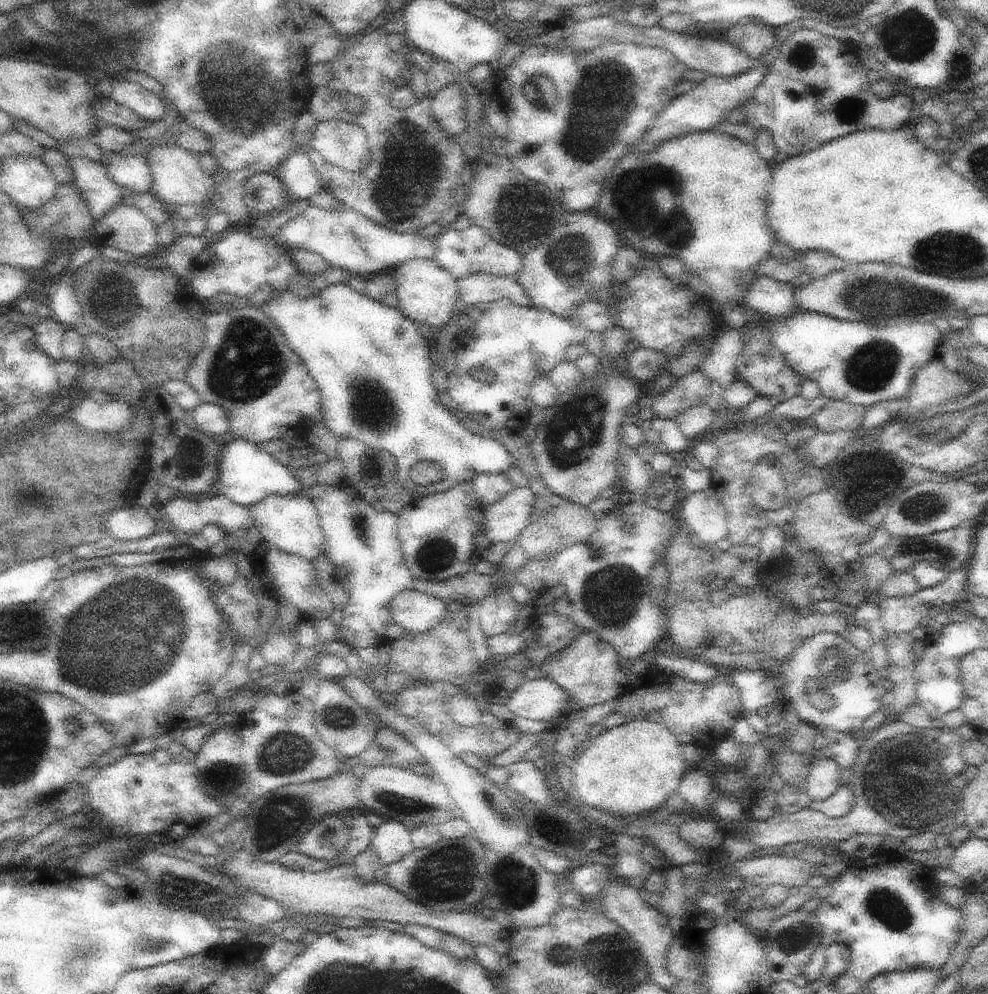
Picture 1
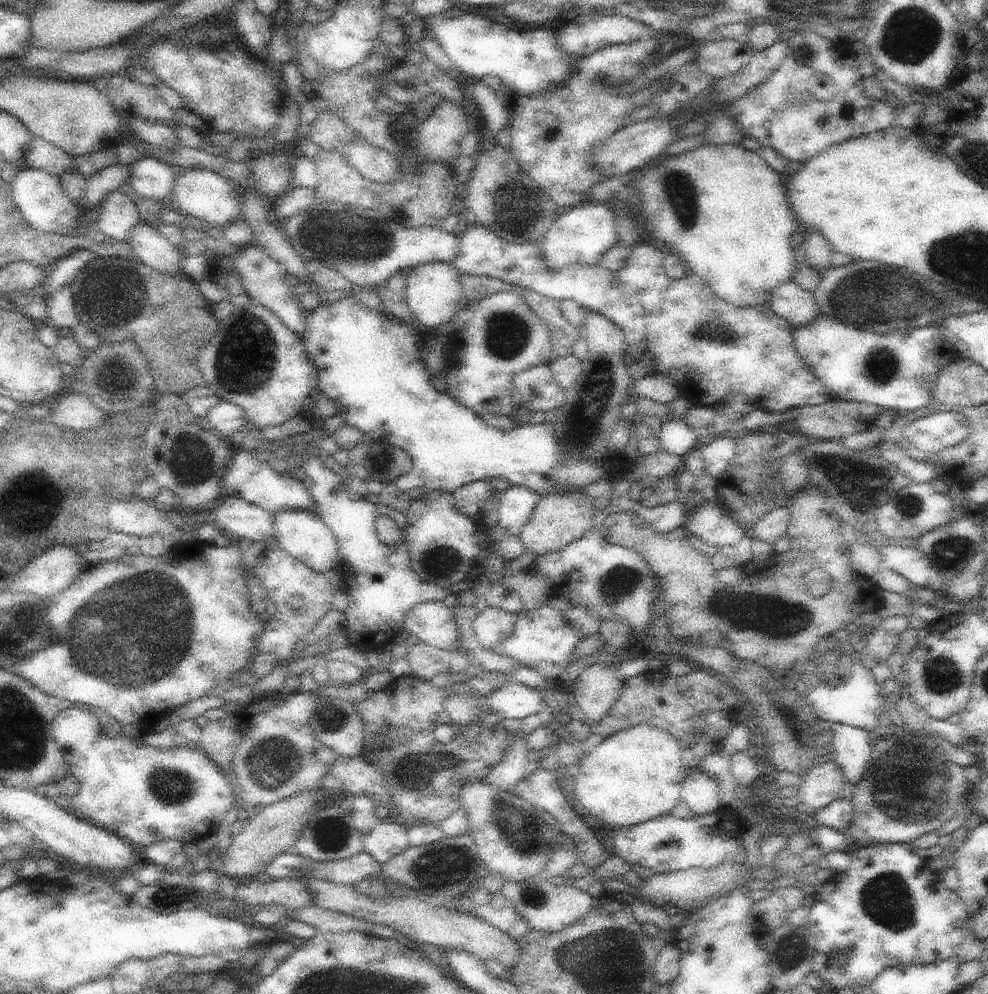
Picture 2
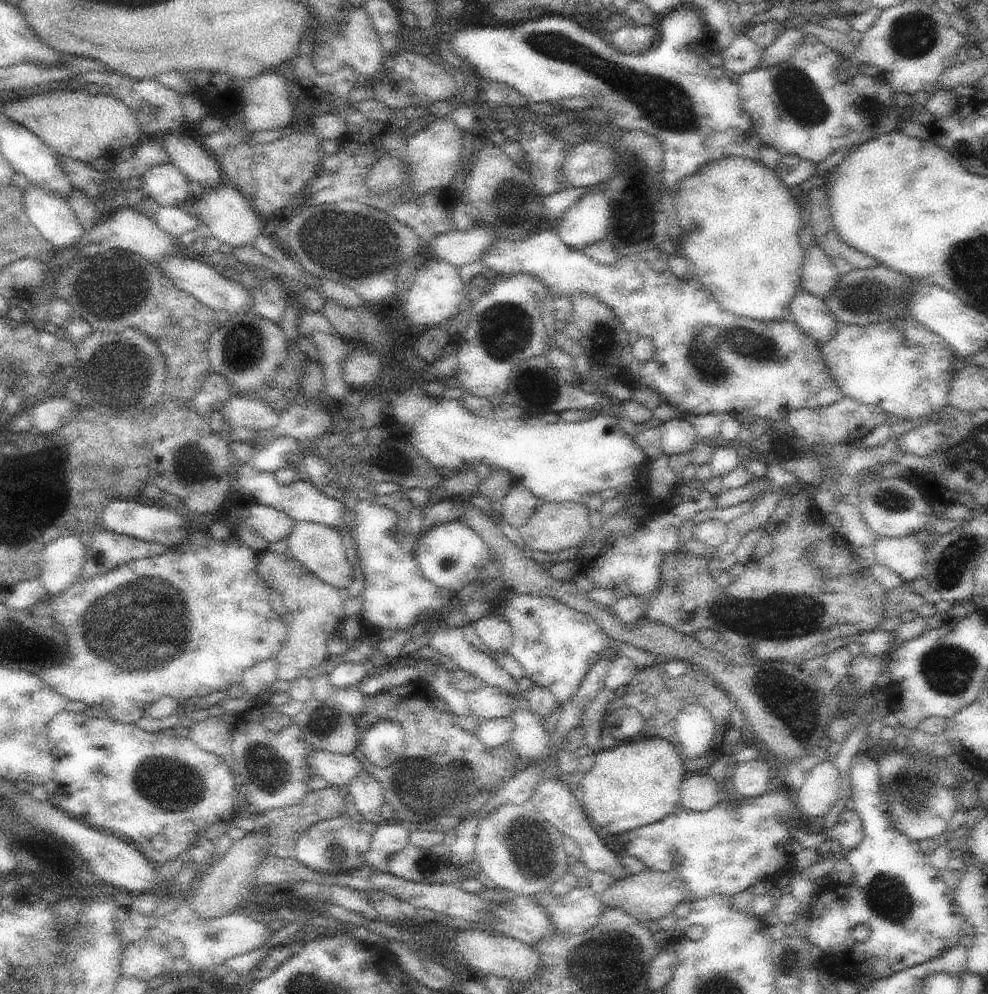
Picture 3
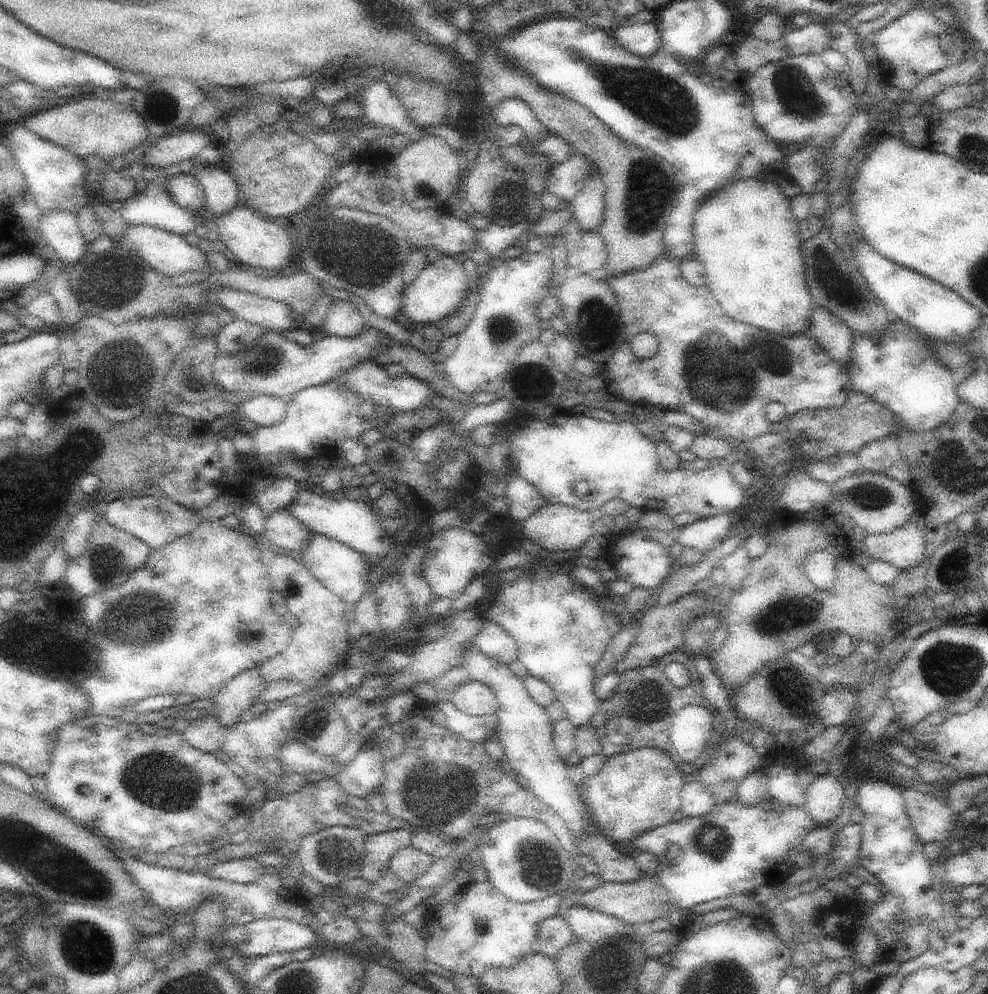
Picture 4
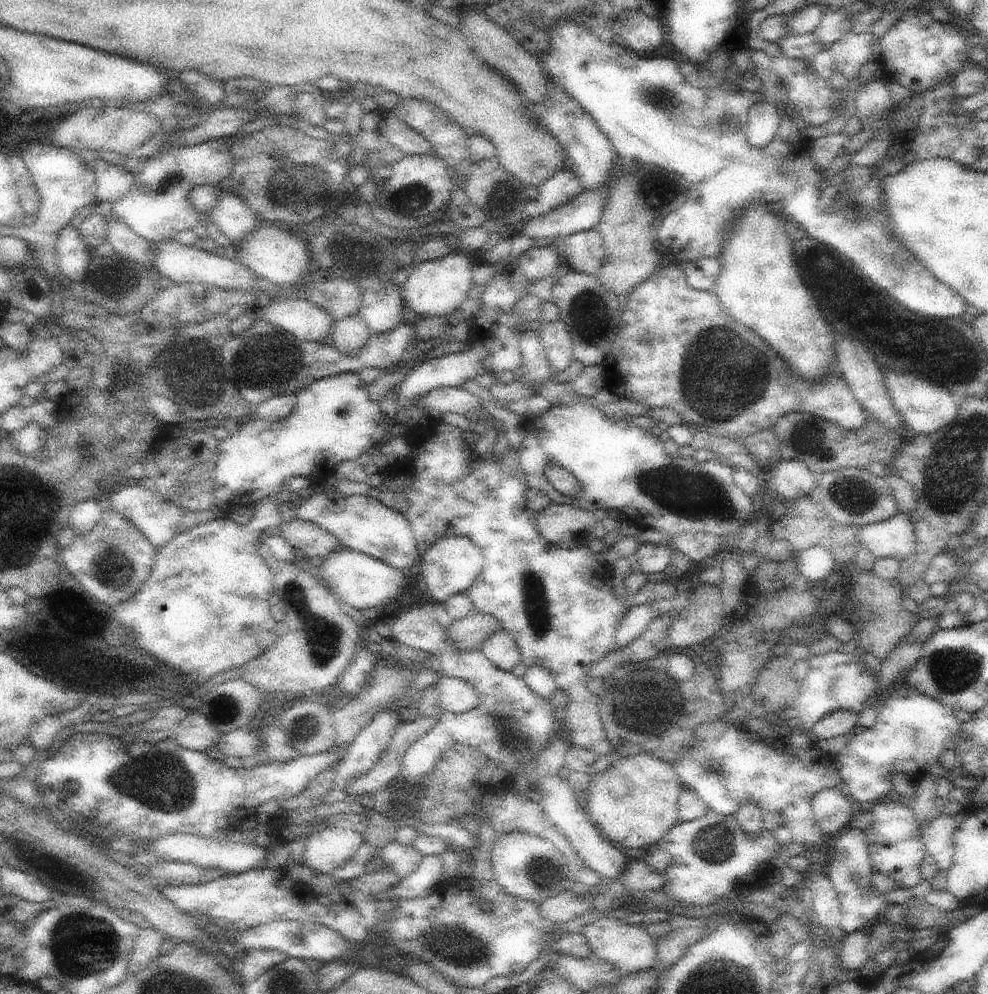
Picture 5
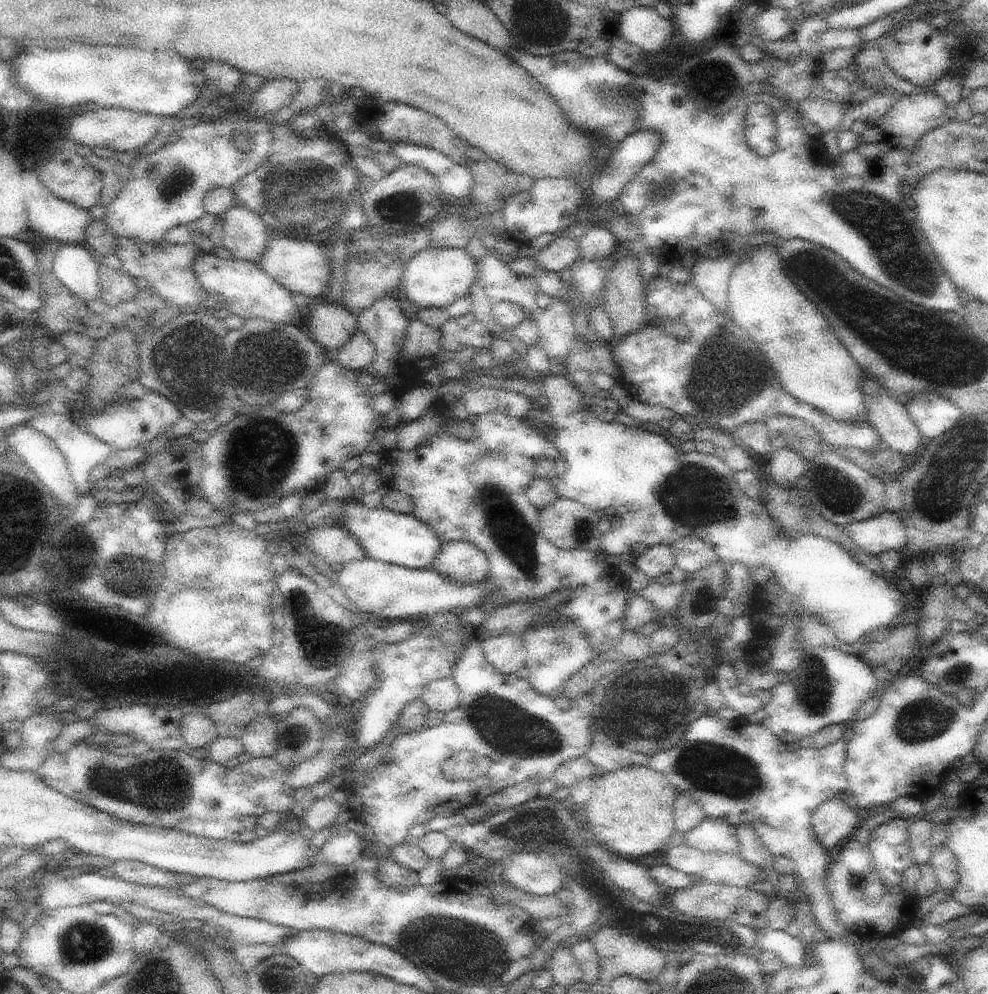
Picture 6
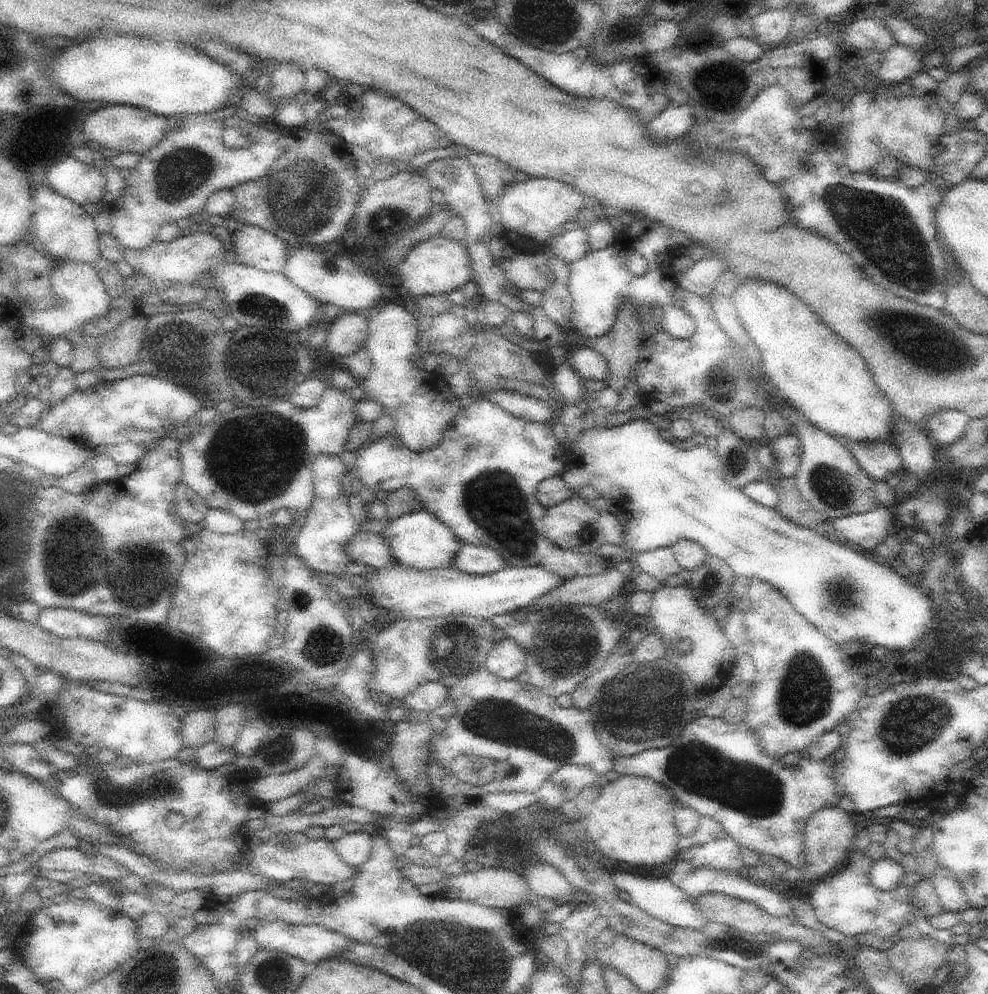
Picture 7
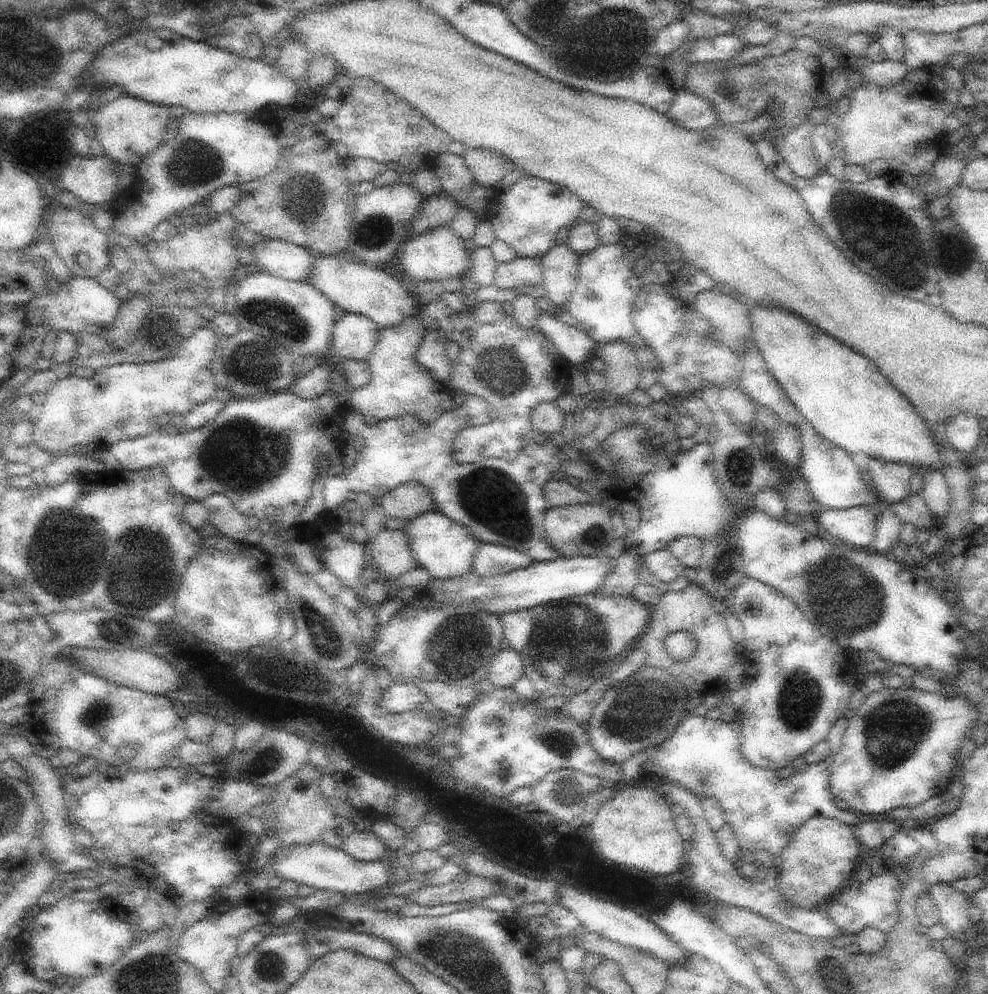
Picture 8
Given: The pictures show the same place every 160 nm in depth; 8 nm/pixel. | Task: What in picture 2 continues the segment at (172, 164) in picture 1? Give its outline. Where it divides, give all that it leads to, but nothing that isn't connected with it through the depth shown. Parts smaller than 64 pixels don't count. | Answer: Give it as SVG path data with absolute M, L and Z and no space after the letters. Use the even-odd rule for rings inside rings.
M200 167L174 168L175 181L172 187L173 205L180 213L207 220L212 227L229 225L230 221L242 217L240 191L231 180L210 169Z

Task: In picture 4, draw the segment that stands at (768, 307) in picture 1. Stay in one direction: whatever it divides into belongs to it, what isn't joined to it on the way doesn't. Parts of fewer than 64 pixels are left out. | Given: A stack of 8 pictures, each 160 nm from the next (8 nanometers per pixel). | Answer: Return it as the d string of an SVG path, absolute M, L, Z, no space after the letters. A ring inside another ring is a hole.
M814 307L810 315L808 334L834 359L844 366L849 365L853 351L853 330L842 318L830 309Z

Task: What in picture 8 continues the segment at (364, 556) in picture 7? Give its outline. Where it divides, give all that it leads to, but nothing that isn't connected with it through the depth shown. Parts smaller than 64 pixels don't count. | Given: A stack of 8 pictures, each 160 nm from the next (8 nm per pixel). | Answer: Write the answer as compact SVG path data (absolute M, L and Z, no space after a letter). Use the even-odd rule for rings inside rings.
M382 528L376 538L365 545L367 557L382 576L398 579L406 572L417 568L418 562L410 550L406 532Z

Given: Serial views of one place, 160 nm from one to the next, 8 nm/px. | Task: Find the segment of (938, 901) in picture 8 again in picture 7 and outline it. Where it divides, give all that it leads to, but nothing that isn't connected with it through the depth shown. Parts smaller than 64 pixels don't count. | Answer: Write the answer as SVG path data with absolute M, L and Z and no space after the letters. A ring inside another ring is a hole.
M938 868L934 874L934 890L946 912L964 912L969 908L968 898L962 884L948 868Z

